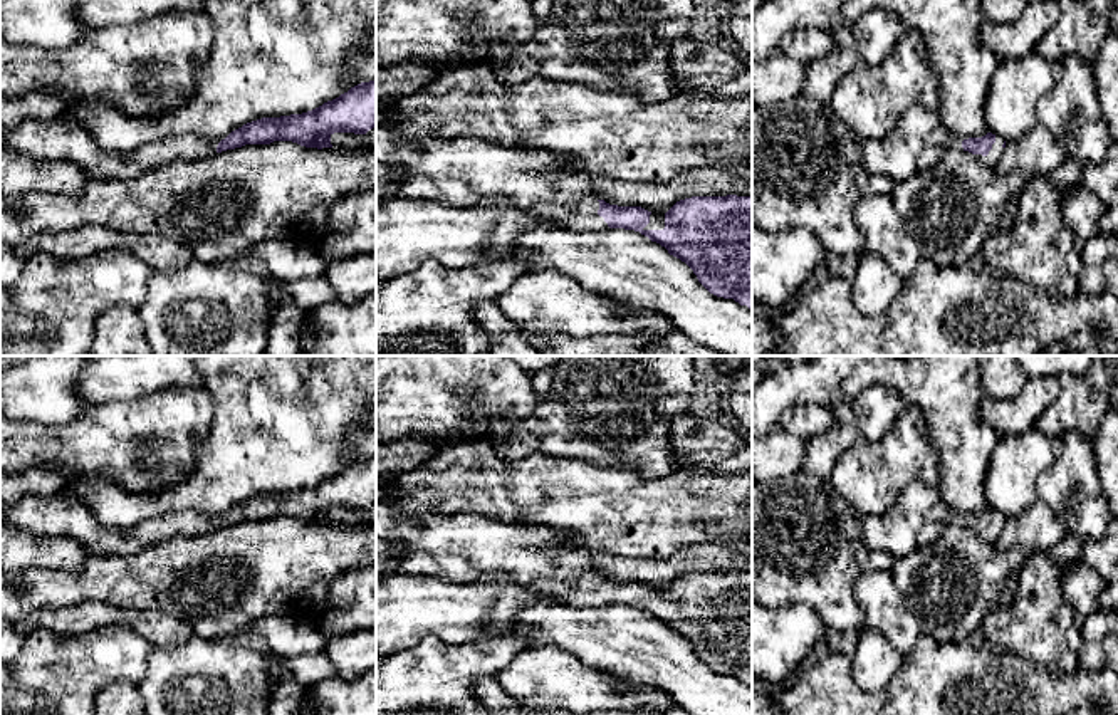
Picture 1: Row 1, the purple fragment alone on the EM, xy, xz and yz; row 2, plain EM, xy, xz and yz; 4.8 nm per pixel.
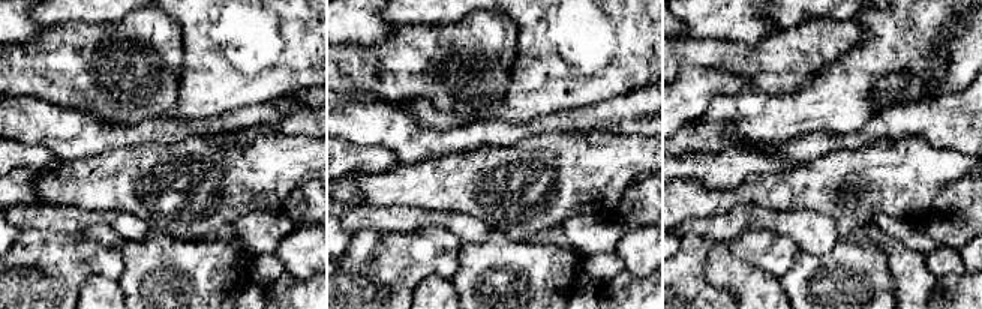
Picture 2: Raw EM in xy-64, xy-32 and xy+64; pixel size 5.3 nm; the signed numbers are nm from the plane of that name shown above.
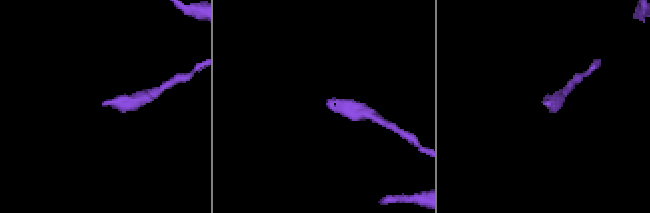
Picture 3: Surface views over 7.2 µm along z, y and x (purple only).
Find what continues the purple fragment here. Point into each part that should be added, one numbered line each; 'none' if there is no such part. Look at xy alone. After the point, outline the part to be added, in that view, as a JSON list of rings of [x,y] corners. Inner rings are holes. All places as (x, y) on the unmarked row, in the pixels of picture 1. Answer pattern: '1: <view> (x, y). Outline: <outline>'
1: xy (61, 514). Outline: [[[60,488],[54,495],[30,493],[0,509],[5,524],[37,537],[62,535],[82,544],[92,556],[134,554],[173,537],[193,537],[217,529],[222,515],[193,510],[151,517],[129,529],[102,524],[77,497]]]

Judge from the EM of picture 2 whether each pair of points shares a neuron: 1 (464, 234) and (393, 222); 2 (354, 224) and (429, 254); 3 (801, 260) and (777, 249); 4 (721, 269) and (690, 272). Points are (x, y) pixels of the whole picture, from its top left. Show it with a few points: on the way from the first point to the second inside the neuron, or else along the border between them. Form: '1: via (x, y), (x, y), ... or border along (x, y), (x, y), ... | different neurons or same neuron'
1: via (446, 219), (411, 219) | same neuron
2: border along (402, 231), (356, 230), (353, 233) | different neurons
3: border along (799, 251), (793, 257), (792, 266), (778, 276) | different neurons
4: border along (715, 243), (703, 276), (729, 293) | different neurons

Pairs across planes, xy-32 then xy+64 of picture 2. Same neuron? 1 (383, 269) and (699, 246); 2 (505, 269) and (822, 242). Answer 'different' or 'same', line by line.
1: same
2: different

